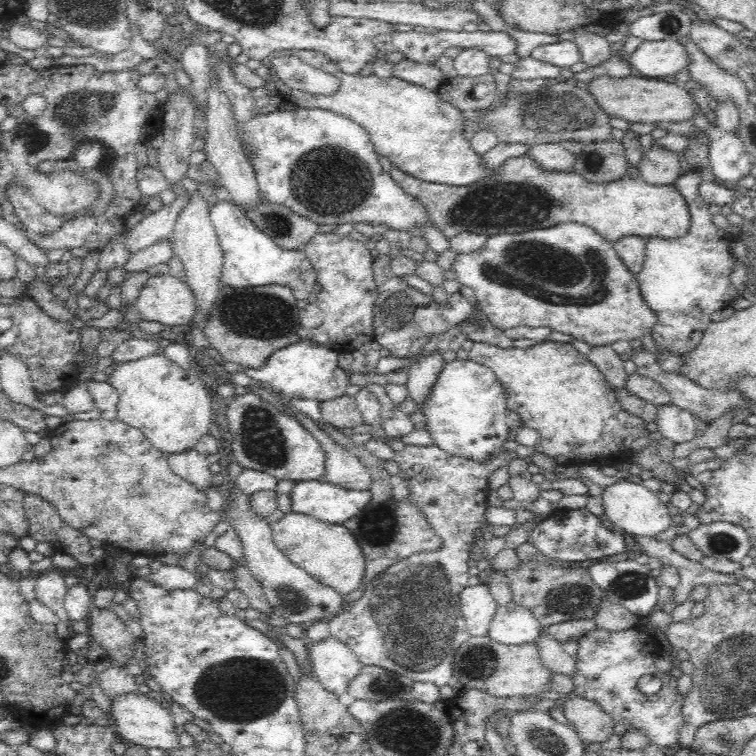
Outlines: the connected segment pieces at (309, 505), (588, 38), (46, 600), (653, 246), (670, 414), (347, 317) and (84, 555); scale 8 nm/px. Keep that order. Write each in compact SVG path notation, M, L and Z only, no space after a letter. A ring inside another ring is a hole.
M322 479L299 481L290 495L292 513L336 525L344 525L357 517L372 502L370 490L345 490Z
M584 27L574 30L576 36L572 40L580 50L581 62L586 65L586 69L598 68L610 58L614 58L611 52L611 44L605 37L585 32Z
M55 568L44 571L37 578L35 595L36 599L53 610L59 616L59 620L72 630L71 617L68 616L63 605L68 588L66 582L64 582L64 573L65 571Z
M684 166L682 172L672 185L688 205L690 213L690 226L682 238L666 239L662 237L647 237L645 242L645 259L641 270L635 274L642 292L642 299L646 305L657 314L658 322L651 334L657 348L664 353L672 355L686 355L698 346L703 334L710 324L713 316L722 309L727 308L736 299L736 288L730 281L734 267L738 263L731 253L730 234L724 228L712 223L712 214L708 211L709 205L704 202L698 193L698 184L702 181L698 169L689 169Z
M671 402L658 406L655 423L657 431L676 444L692 440L696 434L696 418L687 410L674 406Z
M318 233L304 246L304 254L309 259L316 273L316 282L320 284L320 294L315 298L318 309L322 311L324 322L322 326L311 330L310 340L328 346L336 352L354 352L360 345L374 341L373 309L378 300L377 282L373 277L373 257L366 247L366 243L351 239L349 235L336 233Z
M26 493L23 508L28 524L27 536L32 537L36 543L49 544L54 553L74 557L82 568L102 565L102 561L90 555L90 538L64 523L58 509L42 499L42 496Z

